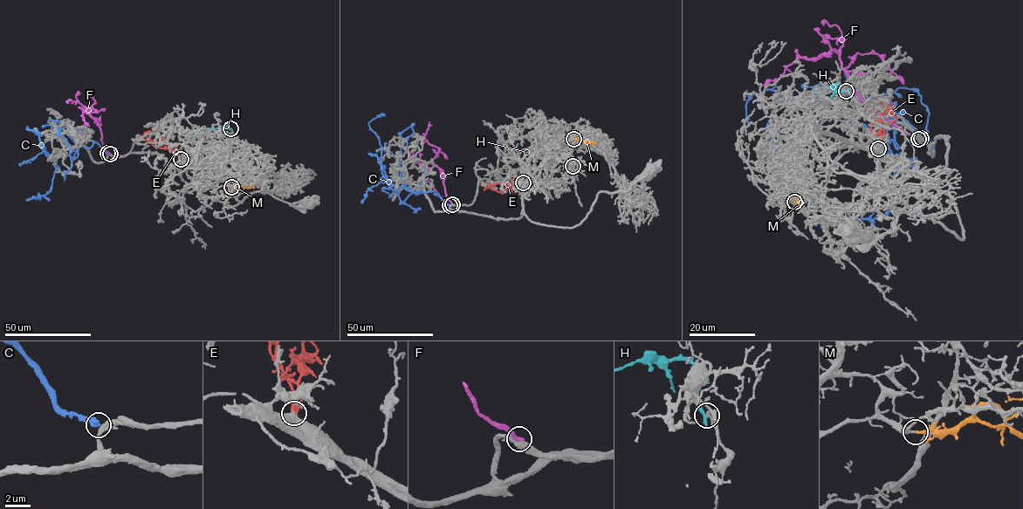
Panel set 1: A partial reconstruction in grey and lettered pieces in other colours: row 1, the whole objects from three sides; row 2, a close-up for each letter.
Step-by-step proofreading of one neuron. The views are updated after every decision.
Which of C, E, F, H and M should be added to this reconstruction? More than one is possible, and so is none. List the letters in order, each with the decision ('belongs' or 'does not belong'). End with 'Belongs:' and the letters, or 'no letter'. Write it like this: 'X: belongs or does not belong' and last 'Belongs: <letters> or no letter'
C: does not belong
E: belongs
F: does not belong
H: does not belong
M: belongs
Belongs: E, M

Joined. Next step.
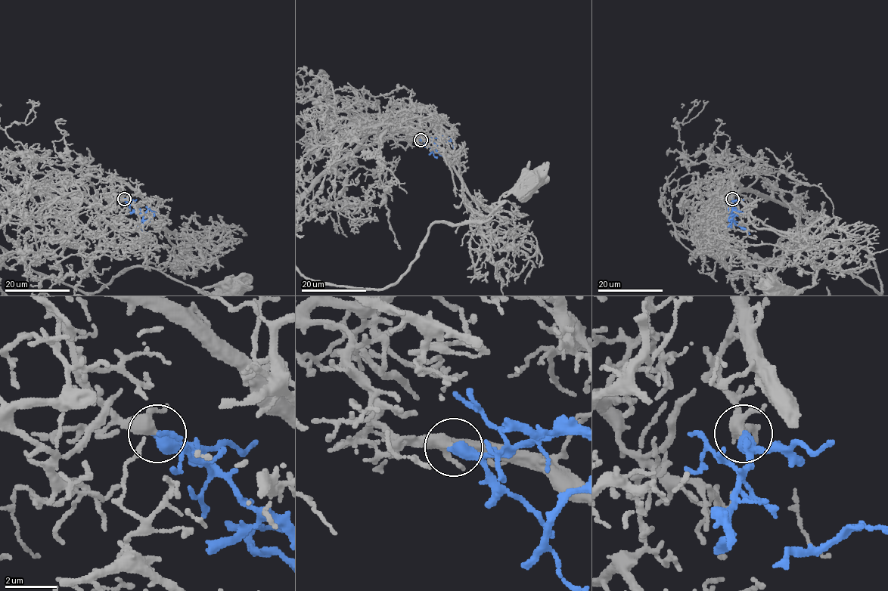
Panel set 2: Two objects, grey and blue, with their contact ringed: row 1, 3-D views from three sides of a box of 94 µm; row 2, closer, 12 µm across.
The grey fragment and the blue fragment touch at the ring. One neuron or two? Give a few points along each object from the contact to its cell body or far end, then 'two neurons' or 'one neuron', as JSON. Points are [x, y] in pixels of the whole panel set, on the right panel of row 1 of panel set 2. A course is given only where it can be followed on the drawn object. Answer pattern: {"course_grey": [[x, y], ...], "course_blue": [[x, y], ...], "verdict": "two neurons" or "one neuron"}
{"course_grey": [[731, 199], [731, 175], [835, 228], [869, 252], [881, 287], [815, 267], [815, 283]], "course_blue": [[732, 199], [732, 220], [749, 233]], "verdict": "one neuron"}

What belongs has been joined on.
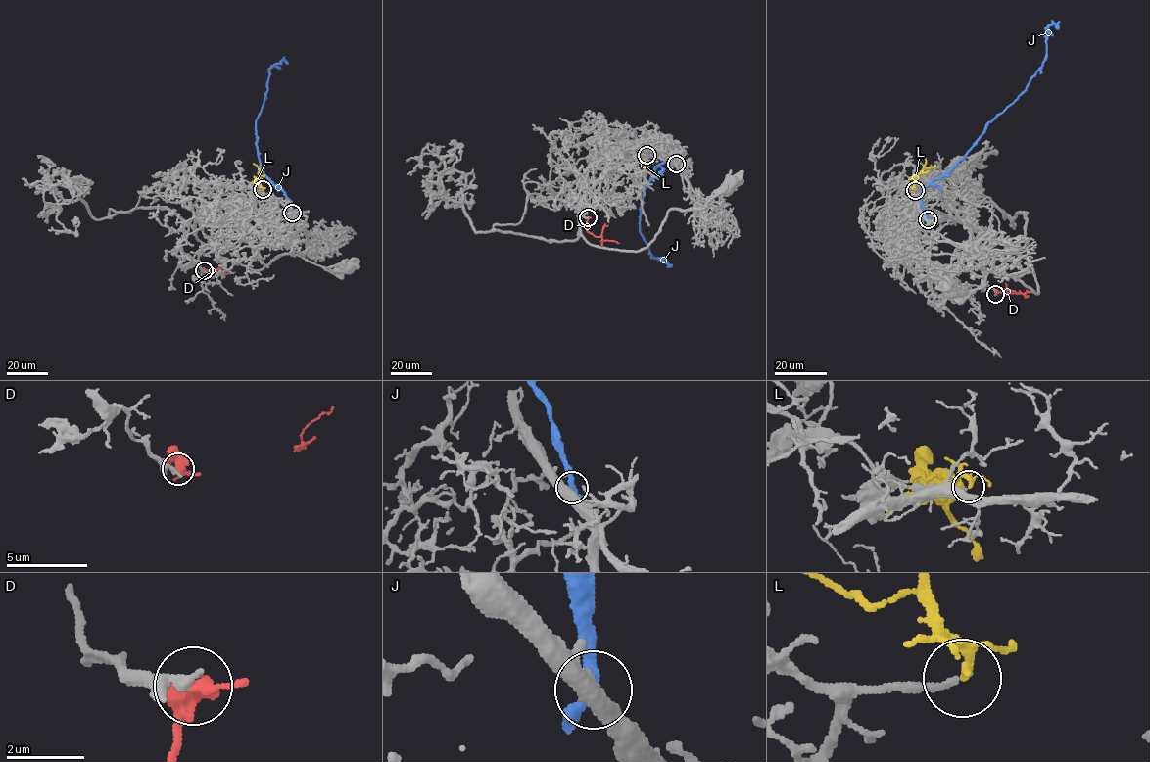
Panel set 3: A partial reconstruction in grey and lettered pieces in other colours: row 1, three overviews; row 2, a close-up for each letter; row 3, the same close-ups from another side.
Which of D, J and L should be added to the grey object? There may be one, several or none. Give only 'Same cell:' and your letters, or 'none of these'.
Same cell: L

